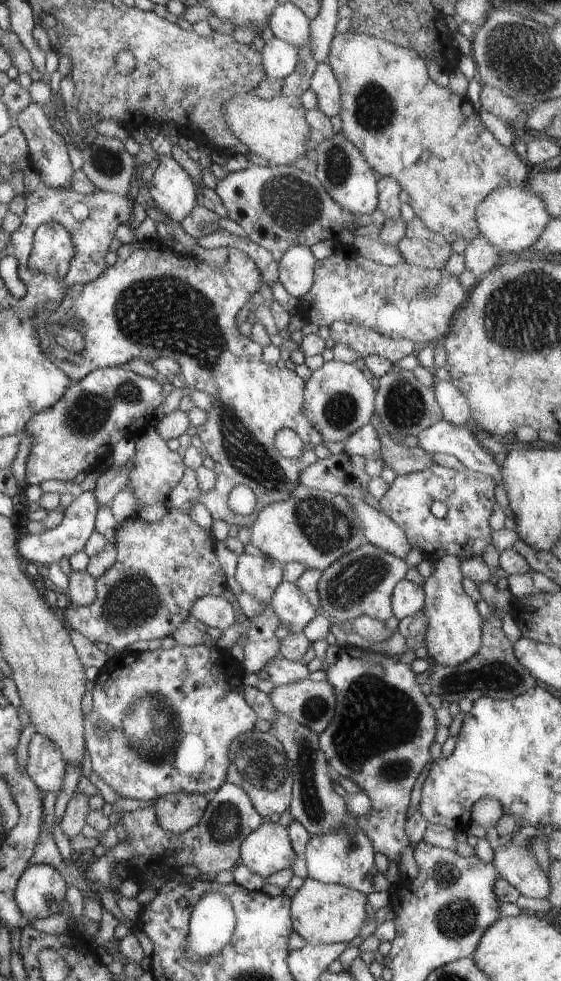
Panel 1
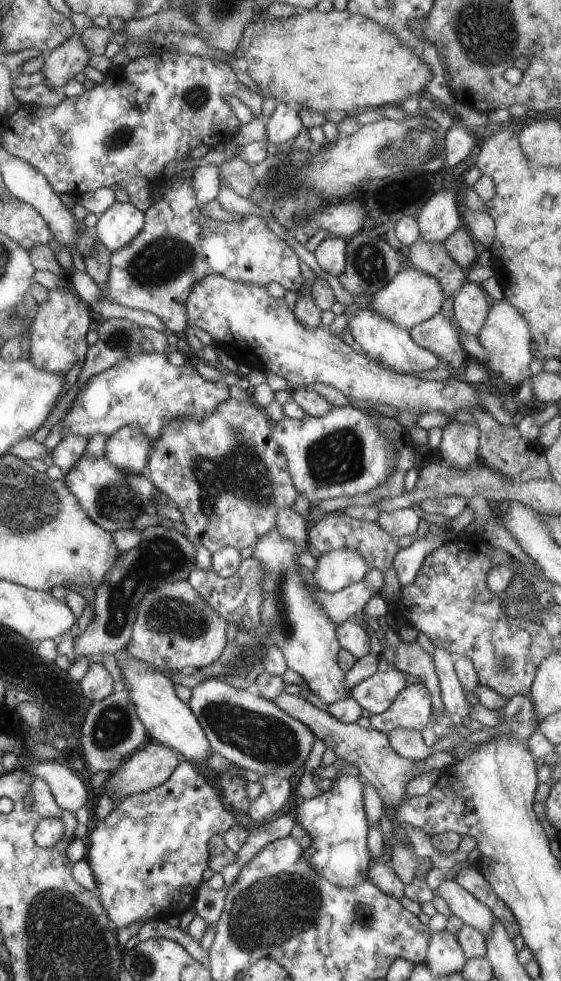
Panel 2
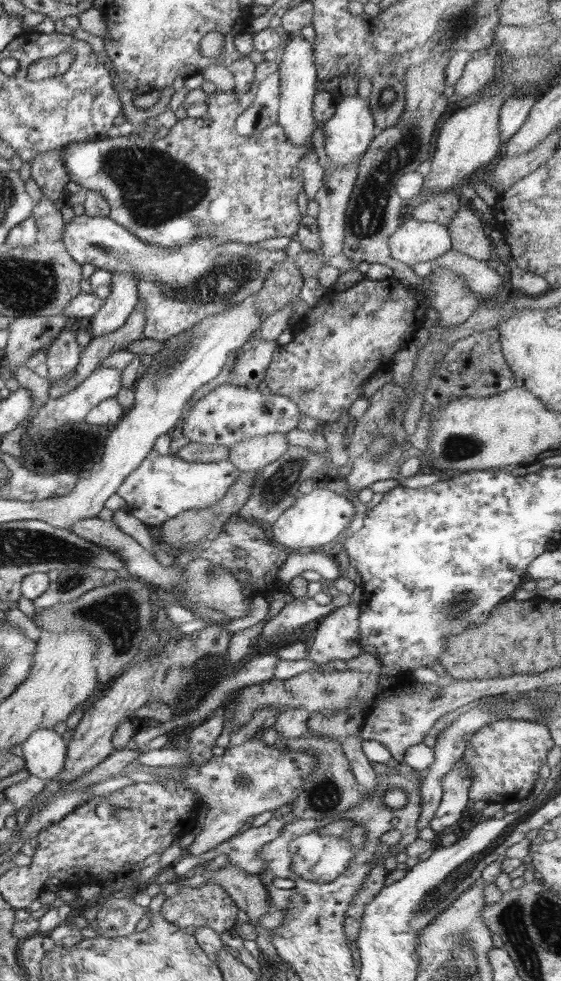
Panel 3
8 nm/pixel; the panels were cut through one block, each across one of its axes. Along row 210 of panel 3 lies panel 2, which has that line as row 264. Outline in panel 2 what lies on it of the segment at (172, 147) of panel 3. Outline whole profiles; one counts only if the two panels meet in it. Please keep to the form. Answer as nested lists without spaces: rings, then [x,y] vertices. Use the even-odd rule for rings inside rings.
[[[180,179],[168,189],[168,192],[164,194],[159,201],[153,201],[153,203],[150,205],[150,208],[148,208],[148,210],[145,212],[144,228],[142,228],[142,230],[136,235],[136,238],[134,238],[132,242],[129,242],[124,248],[118,249],[111,254],[109,279],[107,285],[100,290],[101,296],[114,304],[120,304],[122,306],[127,306],[128,308],[131,307],[138,310],[146,310],[146,312],[156,314],[156,316],[162,320],[164,326],[166,326],[168,333],[183,336],[183,334],[188,331],[186,301],[192,287],[195,285],[195,282],[202,280],[202,278],[208,275],[220,275],[229,278],[230,280],[252,284],[256,283],[259,285],[268,285],[271,282],[278,282],[278,284],[281,284],[286,290],[294,290],[298,292],[302,286],[302,283],[305,281],[305,279],[302,277],[302,272],[300,271],[300,261],[301,260],[298,259],[296,252],[286,243],[286,241],[276,236],[260,214],[248,215],[244,220],[242,220],[242,222],[232,223],[224,223],[222,221],[202,215],[200,213],[200,204],[198,204],[195,197],[195,190],[192,186],[191,179]]]

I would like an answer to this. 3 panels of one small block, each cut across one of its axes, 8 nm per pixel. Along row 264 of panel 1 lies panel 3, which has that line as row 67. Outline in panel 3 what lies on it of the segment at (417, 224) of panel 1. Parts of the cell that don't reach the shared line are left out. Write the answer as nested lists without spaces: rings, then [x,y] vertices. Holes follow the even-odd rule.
[[[446,48],[436,61],[426,61],[420,67],[412,67],[404,73],[404,112],[394,125],[378,131],[368,151],[360,159],[358,176],[345,210],[345,239],[342,252],[350,257],[354,268],[341,273],[332,288],[334,291],[344,292],[365,278],[358,269],[360,262],[384,264],[392,268],[393,276],[404,286],[420,286],[423,283],[424,277],[416,275],[412,267],[401,263],[391,255],[389,240],[404,219],[403,205],[406,201],[397,193],[397,179],[403,174],[416,171],[422,162],[430,160],[432,156],[430,142],[436,130],[436,122],[448,108],[444,96],[447,88],[445,70],[451,58],[452,55]]]

